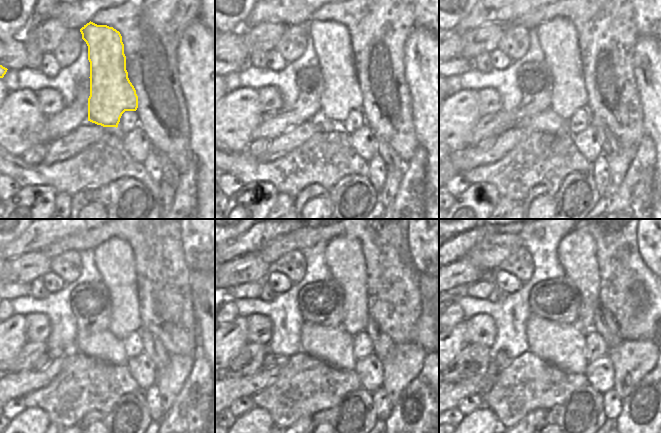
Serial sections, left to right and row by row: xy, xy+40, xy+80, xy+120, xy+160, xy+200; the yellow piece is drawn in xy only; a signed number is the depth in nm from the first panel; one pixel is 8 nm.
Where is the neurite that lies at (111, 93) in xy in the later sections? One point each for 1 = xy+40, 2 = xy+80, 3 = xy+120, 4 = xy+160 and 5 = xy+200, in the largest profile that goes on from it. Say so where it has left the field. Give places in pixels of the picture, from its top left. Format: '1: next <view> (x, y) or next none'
1: next xy+40 (332, 44)
2: next xy+80 (558, 37)
3: next xy+120 (114, 259)
4: next xy+160 (344, 257)
5: next xy+200 (577, 251)

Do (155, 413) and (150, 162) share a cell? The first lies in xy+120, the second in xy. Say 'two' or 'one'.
one

